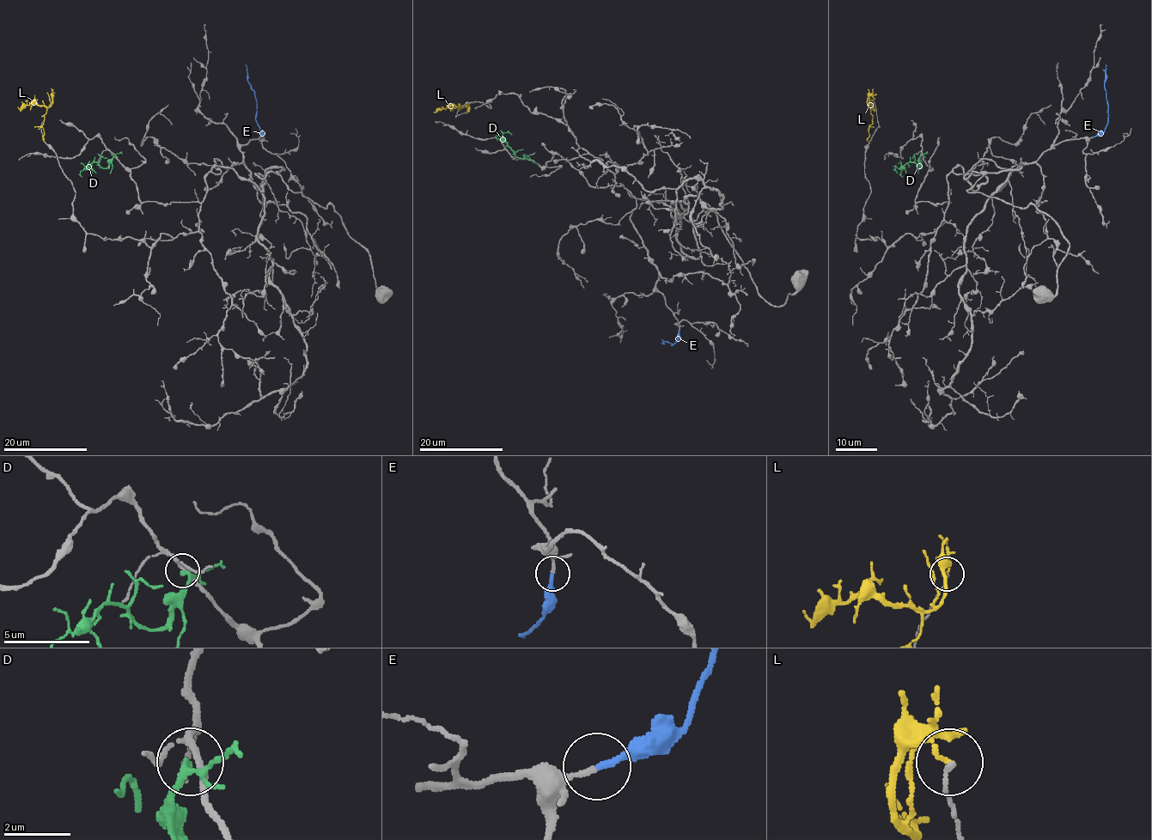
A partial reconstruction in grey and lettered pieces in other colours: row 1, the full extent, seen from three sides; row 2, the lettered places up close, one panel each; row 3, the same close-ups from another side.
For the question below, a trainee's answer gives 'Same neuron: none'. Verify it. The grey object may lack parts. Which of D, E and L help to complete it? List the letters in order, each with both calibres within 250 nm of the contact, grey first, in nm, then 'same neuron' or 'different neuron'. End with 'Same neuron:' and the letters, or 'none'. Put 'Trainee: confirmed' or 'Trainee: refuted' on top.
Trainee: refuted
D: 160 nm thick on the grey side, 160 nm on the other; different neuron
E: 170 nm thick on the grey side, 200 nm on the other; same neuron
L: 120 nm thick on the grey side, 110 nm on the other; different neuron
Same neuron: E

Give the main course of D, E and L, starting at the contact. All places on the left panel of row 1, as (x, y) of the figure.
D: (112, 154), (113, 155), (107, 167), (102, 168), (97, 162), (93, 162), (87, 168), (95, 173)
E: (263, 136), (257, 122), (254, 91), (247, 79), (245, 64)
L: (53, 98), (44, 115), (44, 141)

